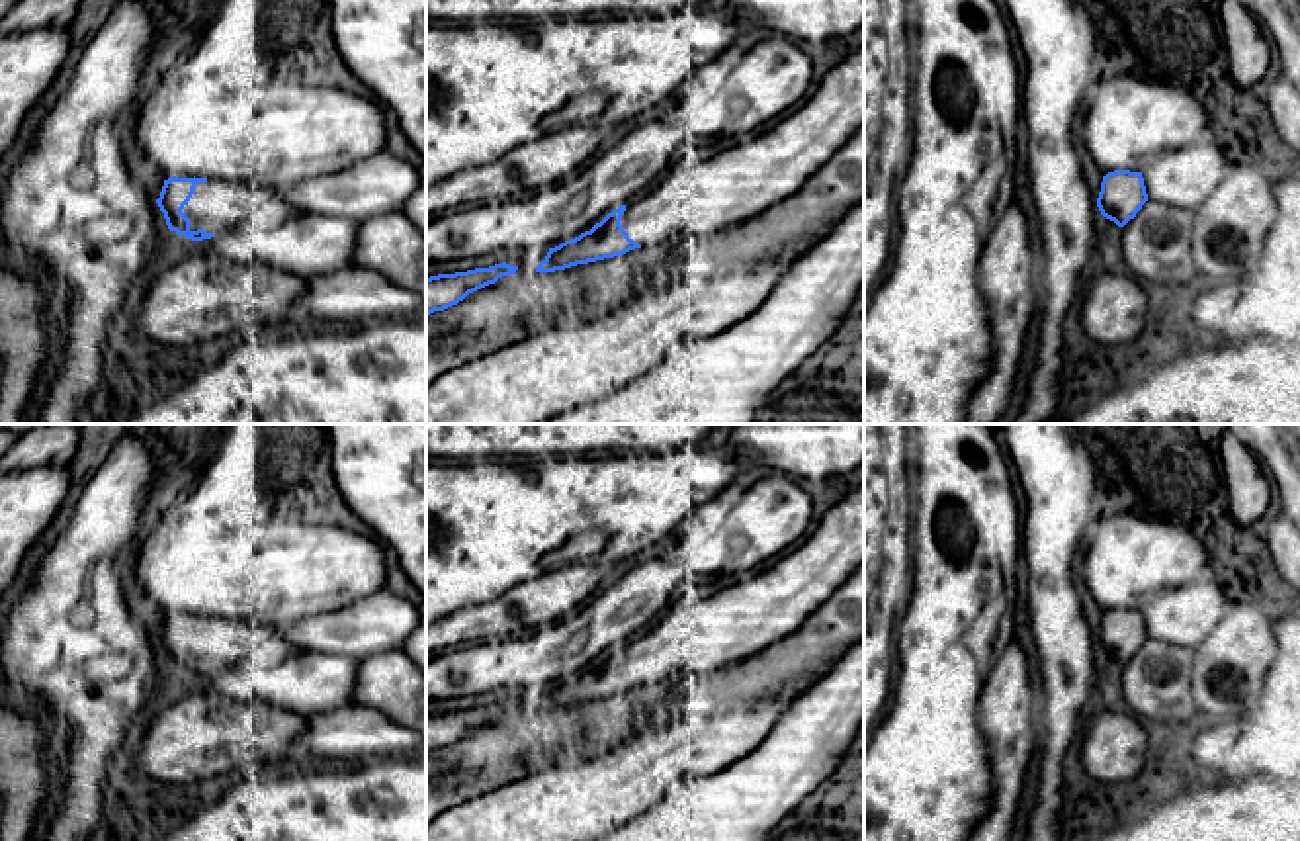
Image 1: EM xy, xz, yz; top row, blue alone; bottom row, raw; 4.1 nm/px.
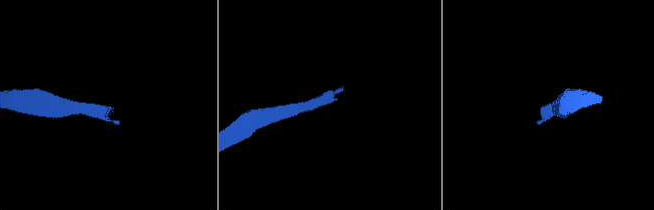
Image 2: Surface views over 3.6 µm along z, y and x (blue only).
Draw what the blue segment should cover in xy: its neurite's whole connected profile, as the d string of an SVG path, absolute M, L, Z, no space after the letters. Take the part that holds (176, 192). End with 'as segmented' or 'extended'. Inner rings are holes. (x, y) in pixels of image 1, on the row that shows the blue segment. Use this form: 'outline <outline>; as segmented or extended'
outline M168 178L156 199L170 231L192 241L211 239L258 213L254 188L244 182Z; extended

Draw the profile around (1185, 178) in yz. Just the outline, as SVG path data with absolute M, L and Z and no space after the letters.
M1208 141L1177 149L1142 172L1148 199L1196 211L1224 178L1224 155Z

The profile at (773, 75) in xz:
M770 33L768 39L755 45L743 61L737 65L735 72L727 80L729 90L721 94L721 113L735 115L743 123L745 133L733 133L739 141L751 135L758 125L780 115L802 100L813 80L813 59L800 51L788 35Z

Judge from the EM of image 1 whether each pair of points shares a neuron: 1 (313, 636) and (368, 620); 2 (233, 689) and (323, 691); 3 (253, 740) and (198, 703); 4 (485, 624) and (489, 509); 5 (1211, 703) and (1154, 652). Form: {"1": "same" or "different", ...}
{"1": "same", "2": "same", "3": "same", "4": "different", "5": "different"}

